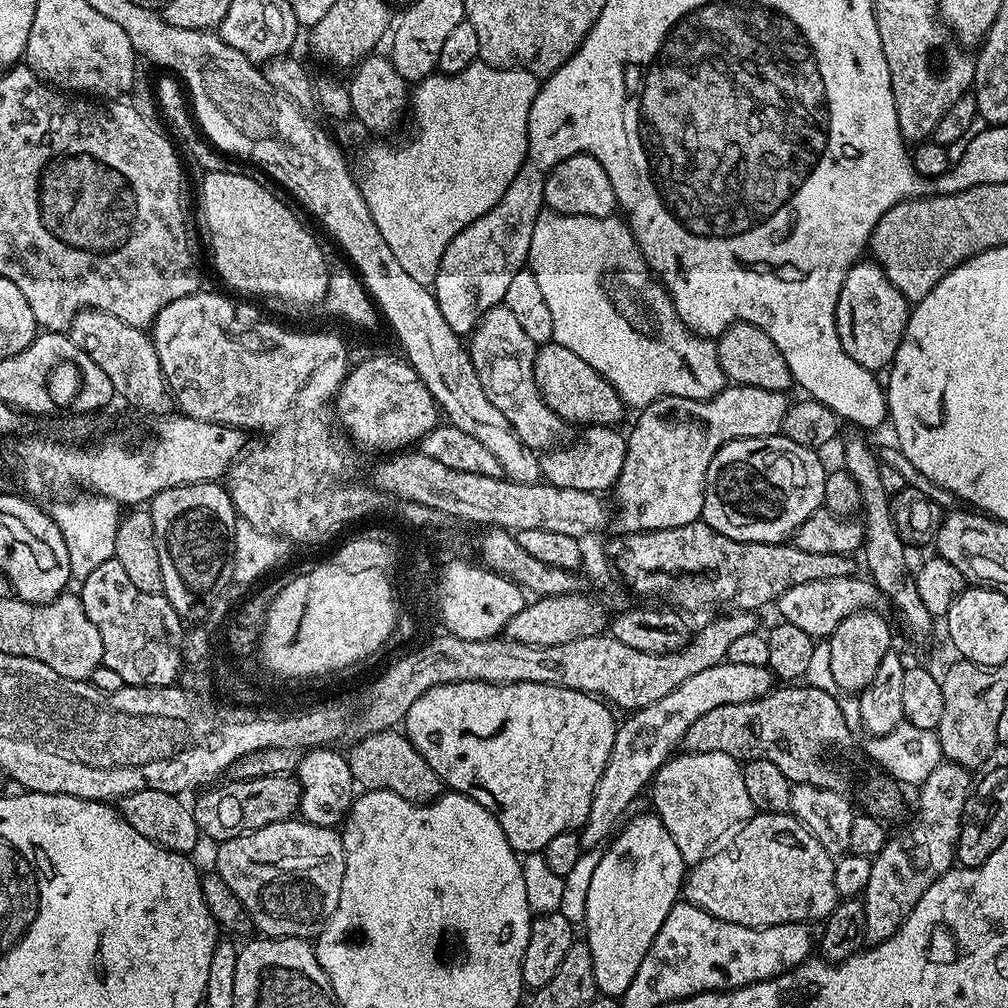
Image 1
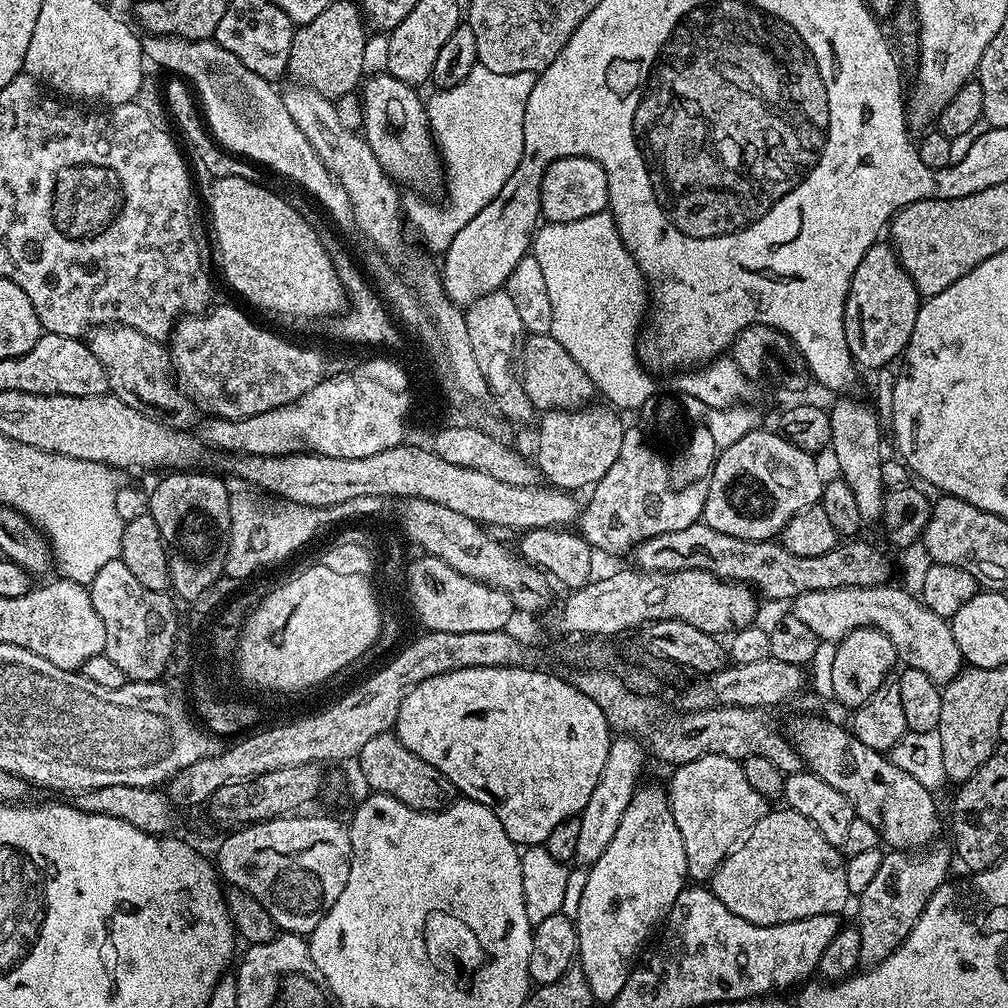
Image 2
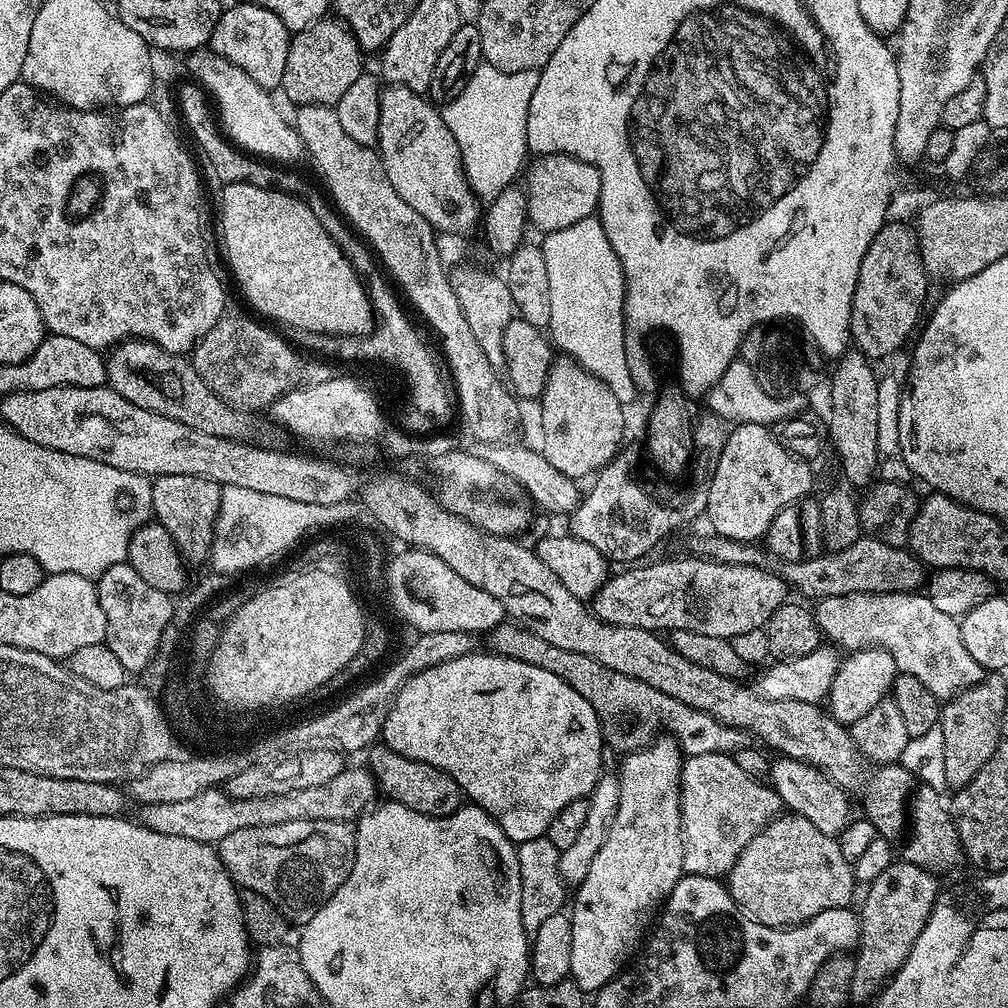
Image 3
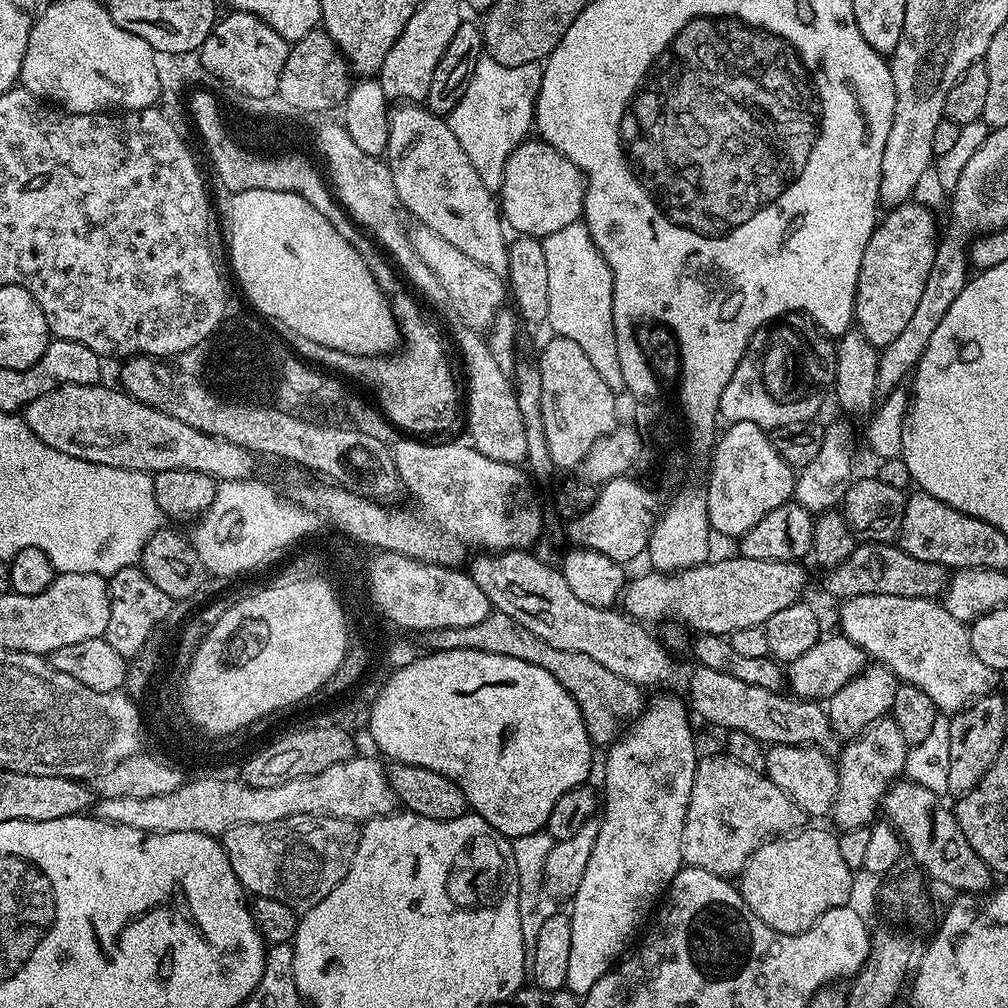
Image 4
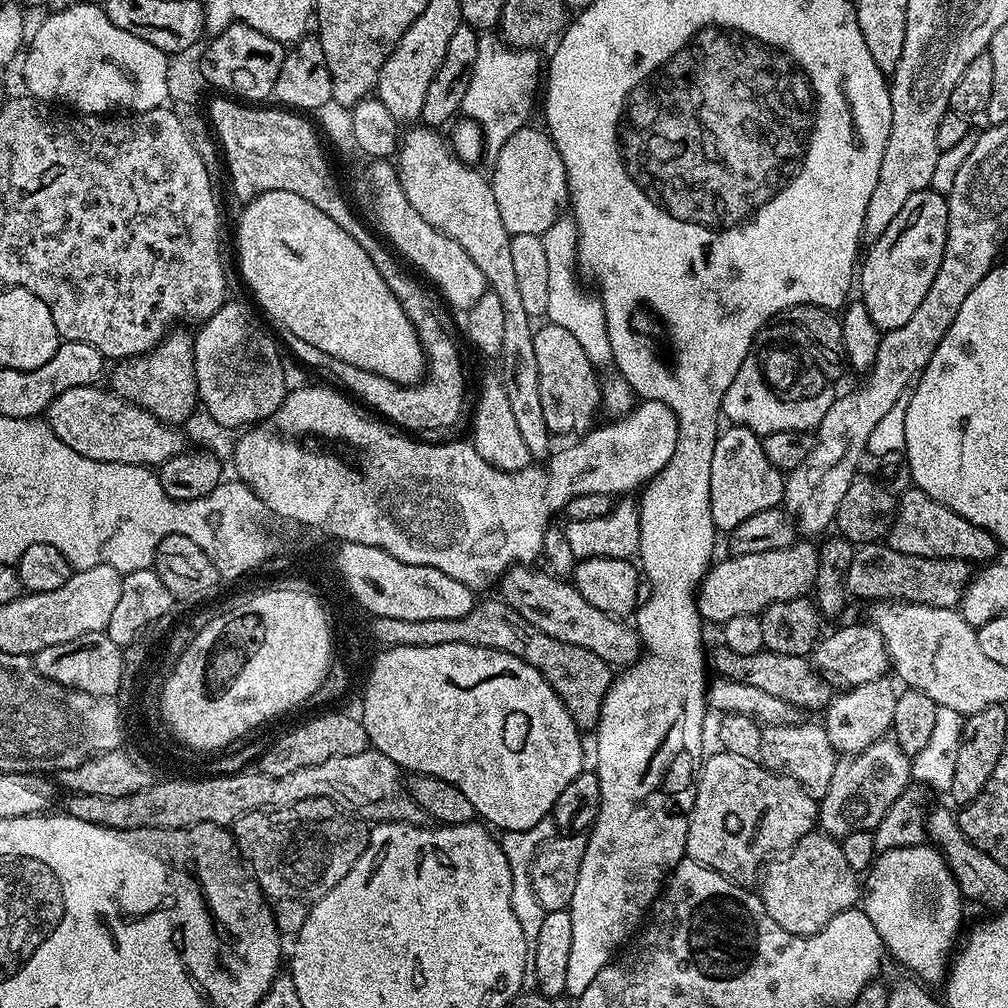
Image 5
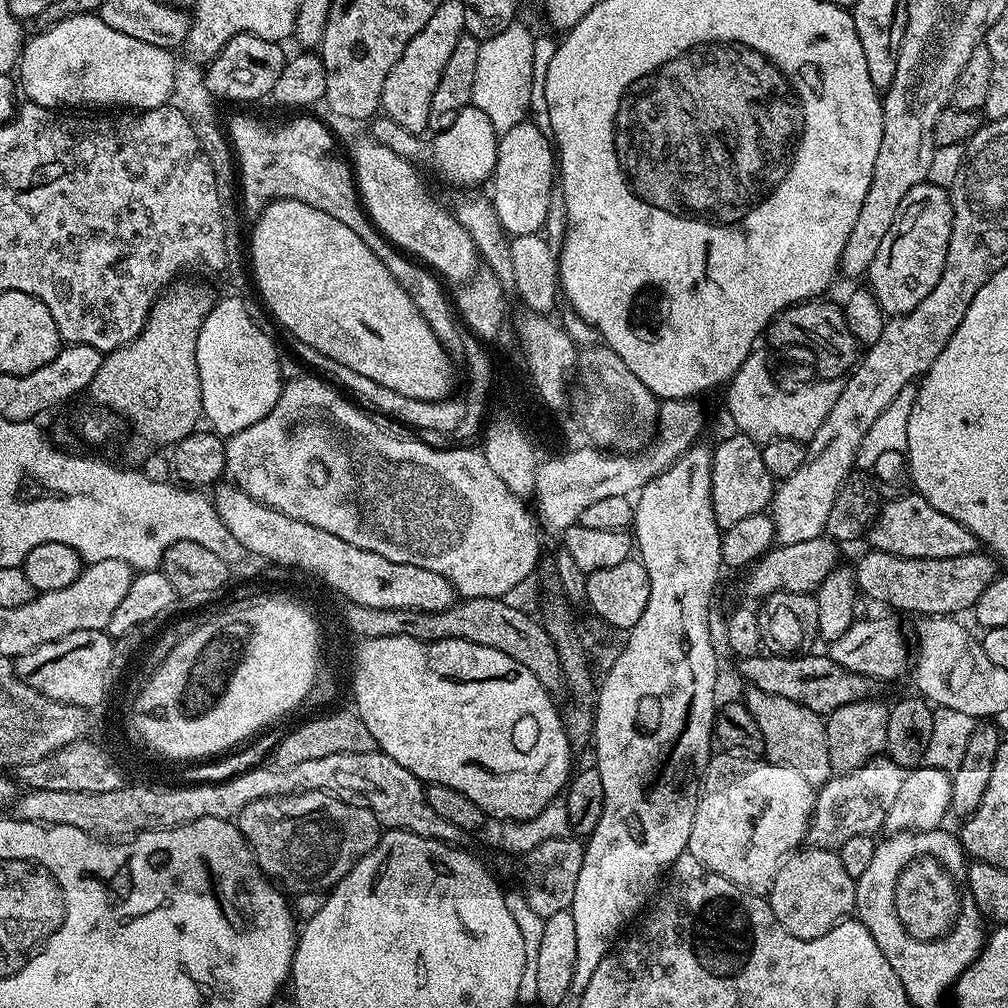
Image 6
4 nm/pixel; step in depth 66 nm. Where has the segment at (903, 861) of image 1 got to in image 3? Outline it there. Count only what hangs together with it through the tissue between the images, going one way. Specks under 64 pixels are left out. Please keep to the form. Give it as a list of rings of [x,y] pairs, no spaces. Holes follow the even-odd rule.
[[[893,862],[874,878],[874,882],[867,885],[864,896],[864,905],[858,908],[860,917],[860,942],[856,945],[854,952],[856,965],[852,975],[852,995],[853,1001],[861,1000],[867,1002],[879,993],[880,989],[892,979],[892,976],[906,962],[914,942],[918,942],[918,934],[926,926],[926,922],[932,917],[932,907],[936,905],[936,897],[942,891],[937,877],[929,872],[927,868],[919,868],[917,864],[905,864],[903,862]]]

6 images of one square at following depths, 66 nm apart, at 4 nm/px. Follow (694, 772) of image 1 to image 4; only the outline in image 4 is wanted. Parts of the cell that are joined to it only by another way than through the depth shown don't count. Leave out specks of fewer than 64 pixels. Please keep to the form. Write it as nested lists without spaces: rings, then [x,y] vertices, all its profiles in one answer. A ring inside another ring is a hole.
[[[727,754],[708,756],[705,760],[703,757],[696,765],[694,786],[690,790],[690,806],[686,810],[682,834],[684,864],[690,868],[701,868],[715,876],[739,877],[754,850],[787,829],[784,827],[791,822],[792,812],[794,813],[792,799],[778,790],[778,786],[774,786],[774,782],[770,782],[764,772],[750,770]]]

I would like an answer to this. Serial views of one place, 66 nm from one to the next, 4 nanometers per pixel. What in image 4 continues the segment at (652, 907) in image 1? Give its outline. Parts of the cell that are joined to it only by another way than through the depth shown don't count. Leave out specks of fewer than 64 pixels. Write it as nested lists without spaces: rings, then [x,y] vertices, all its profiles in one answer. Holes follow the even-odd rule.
[[[660,694],[657,696],[660,697],[653,704],[651,701],[645,707],[635,723],[627,729],[626,734],[621,735],[620,739],[607,749],[607,752],[609,751],[608,757],[604,760],[604,792],[602,788],[602,819],[600,820],[600,829],[598,830],[598,842],[594,842],[594,851],[590,853],[590,862],[586,862],[586,874],[582,874],[582,886],[578,886],[575,896],[570,901],[570,907],[572,907],[570,909],[572,918],[570,942],[572,945],[570,946],[570,967],[566,970],[566,988],[567,991],[573,992],[577,998],[583,998],[590,990],[590,986],[594,986],[594,982],[598,982],[598,978],[602,978],[602,974],[609,972],[617,961],[625,955],[626,949],[624,947],[632,939],[634,939],[633,941],[637,939],[636,931],[639,930],[640,923],[647,918],[648,907],[652,903],[655,905],[667,893],[669,884],[679,874],[684,864],[682,834],[684,833],[684,823],[686,822],[686,810],[690,806],[690,790],[694,786],[694,778],[696,777],[696,765],[698,763],[696,740],[692,737],[691,726],[688,725],[690,712],[686,707],[685,701],[676,694]]]

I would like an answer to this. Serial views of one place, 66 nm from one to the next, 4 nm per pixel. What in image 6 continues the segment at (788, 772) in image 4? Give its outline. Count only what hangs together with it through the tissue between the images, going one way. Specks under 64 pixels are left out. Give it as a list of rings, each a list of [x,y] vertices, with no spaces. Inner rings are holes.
[[[753,687],[747,691],[742,696],[742,703],[748,707],[750,714],[754,714],[758,730],[762,730],[762,752],[768,761],[790,770],[798,770],[798,774],[802,774],[802,778],[814,786],[826,783],[833,771],[830,766],[830,750],[826,746],[825,717],[798,702],[790,702],[790,698],[768,694]]]

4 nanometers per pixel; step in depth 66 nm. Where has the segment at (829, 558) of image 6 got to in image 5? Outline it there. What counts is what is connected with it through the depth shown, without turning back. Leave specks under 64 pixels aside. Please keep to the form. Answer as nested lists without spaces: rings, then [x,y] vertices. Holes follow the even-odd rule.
[[[797,542],[789,548],[778,550],[765,550],[762,554],[742,554],[741,556],[729,555],[728,560],[713,563],[709,567],[704,580],[696,590],[696,605],[700,611],[701,621],[709,625],[722,626],[727,620],[738,618],[742,614],[755,616],[778,602],[787,600],[799,600],[807,597],[816,587],[816,575],[818,574],[818,558],[820,553],[817,545],[812,542]]]

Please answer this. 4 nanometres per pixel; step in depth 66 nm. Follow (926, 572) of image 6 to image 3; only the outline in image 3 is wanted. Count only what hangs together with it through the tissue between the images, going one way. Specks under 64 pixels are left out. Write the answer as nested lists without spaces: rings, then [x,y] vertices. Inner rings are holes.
[[[867,534],[841,552],[828,552],[782,568],[784,583],[789,589],[811,598],[841,596],[842,594],[890,594],[891,592],[920,592],[926,584],[926,568],[907,547],[886,546]]]

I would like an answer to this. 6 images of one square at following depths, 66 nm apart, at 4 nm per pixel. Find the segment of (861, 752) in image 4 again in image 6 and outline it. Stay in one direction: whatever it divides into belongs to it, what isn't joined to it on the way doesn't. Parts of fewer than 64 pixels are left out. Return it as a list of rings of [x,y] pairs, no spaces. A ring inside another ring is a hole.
[[[881,754],[858,766],[858,770],[829,776],[826,783],[819,785],[816,793],[816,805],[808,823],[807,836],[820,838],[815,845],[817,848],[838,850],[842,842],[855,838],[858,834],[871,836],[879,833],[883,829],[890,805],[902,786],[904,774],[905,769],[889,760],[887,755]]]

